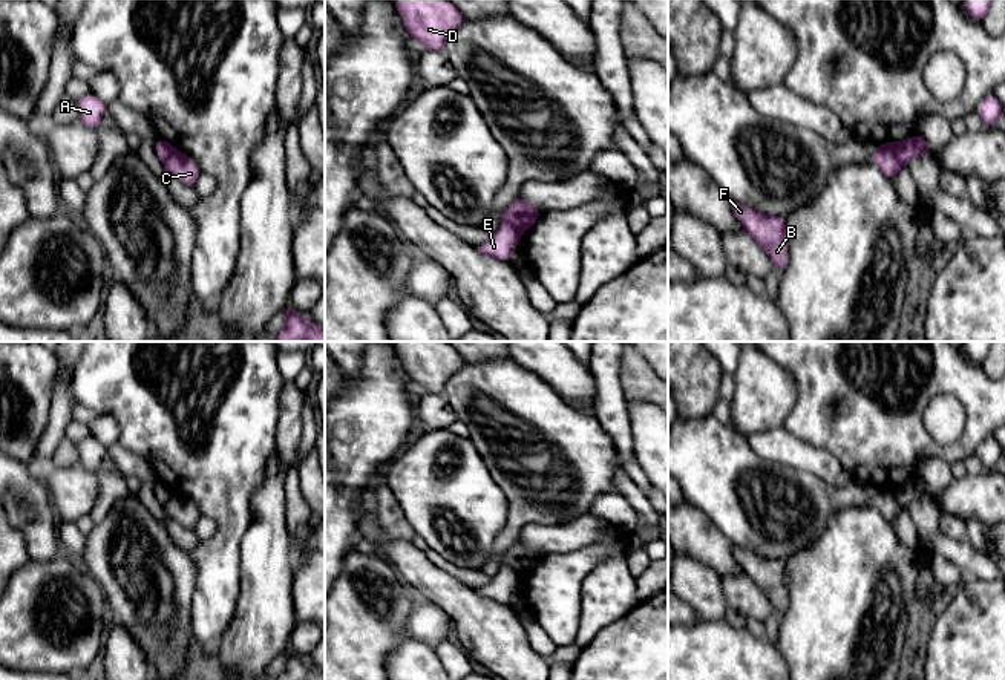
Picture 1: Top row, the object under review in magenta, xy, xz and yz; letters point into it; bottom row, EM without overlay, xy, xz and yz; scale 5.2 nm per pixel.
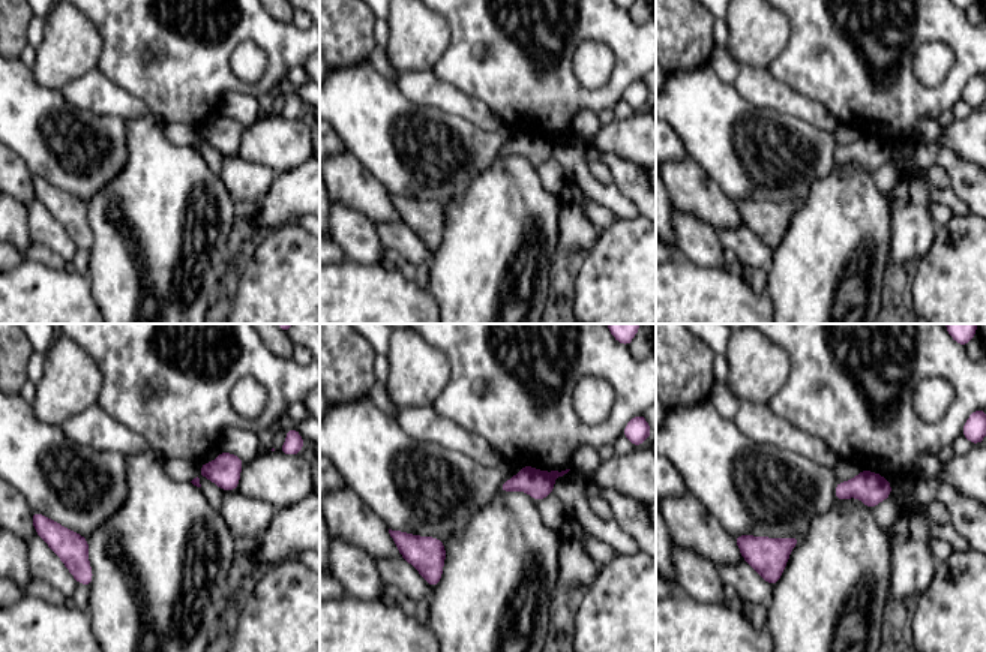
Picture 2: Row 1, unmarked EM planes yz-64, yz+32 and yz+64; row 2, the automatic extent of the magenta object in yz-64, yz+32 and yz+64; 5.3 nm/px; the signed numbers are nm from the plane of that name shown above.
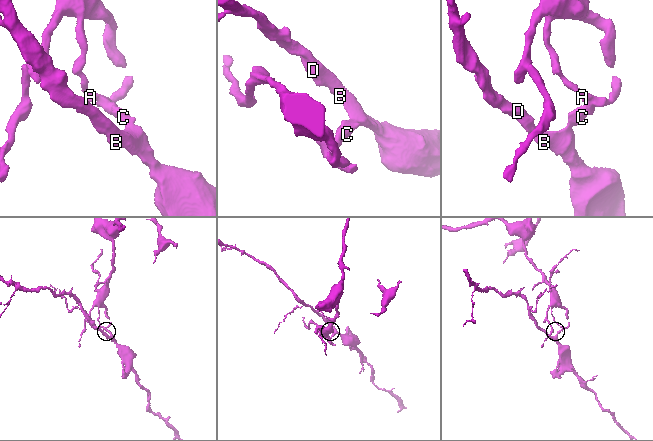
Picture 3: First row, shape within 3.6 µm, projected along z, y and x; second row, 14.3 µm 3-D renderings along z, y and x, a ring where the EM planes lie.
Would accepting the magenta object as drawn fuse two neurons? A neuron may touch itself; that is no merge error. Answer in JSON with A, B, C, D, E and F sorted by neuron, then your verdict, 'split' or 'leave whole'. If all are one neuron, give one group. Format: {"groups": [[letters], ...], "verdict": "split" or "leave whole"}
{"groups": [["A", "E"], ["B", "C", "D", "F"]], "verdict": "split"}

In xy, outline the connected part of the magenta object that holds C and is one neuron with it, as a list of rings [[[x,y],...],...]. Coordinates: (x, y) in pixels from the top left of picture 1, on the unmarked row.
[[[173,490],[167,502],[162,504],[165,516],[176,521],[179,525],[193,530],[202,513],[192,501]]]

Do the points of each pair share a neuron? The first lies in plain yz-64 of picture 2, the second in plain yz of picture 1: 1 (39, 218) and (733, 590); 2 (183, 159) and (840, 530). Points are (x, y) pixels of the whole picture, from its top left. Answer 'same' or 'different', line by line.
1: same
2: same

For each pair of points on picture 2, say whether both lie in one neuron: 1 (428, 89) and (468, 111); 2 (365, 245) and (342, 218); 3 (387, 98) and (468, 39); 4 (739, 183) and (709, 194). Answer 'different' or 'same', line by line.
1: same
2: same
3: different
4: different

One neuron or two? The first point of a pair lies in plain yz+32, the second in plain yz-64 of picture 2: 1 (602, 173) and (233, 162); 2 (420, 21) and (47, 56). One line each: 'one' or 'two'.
1: one
2: one

